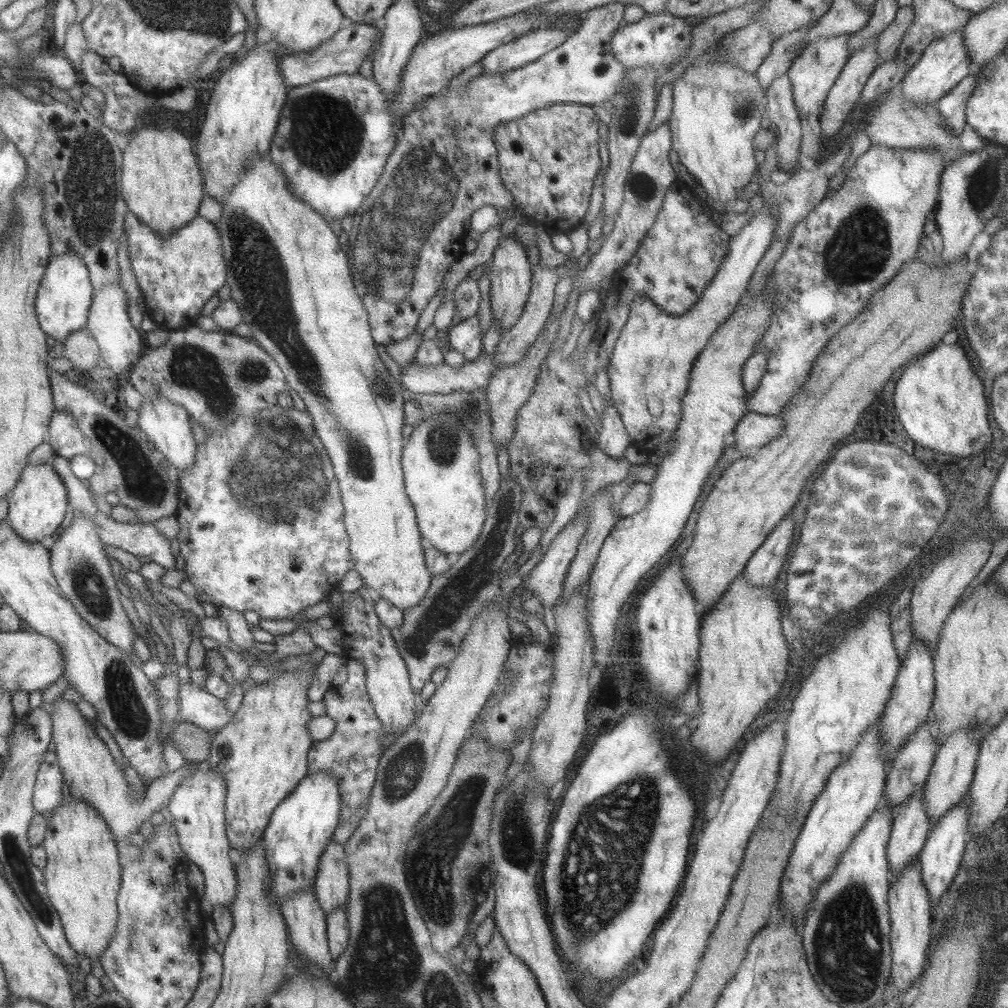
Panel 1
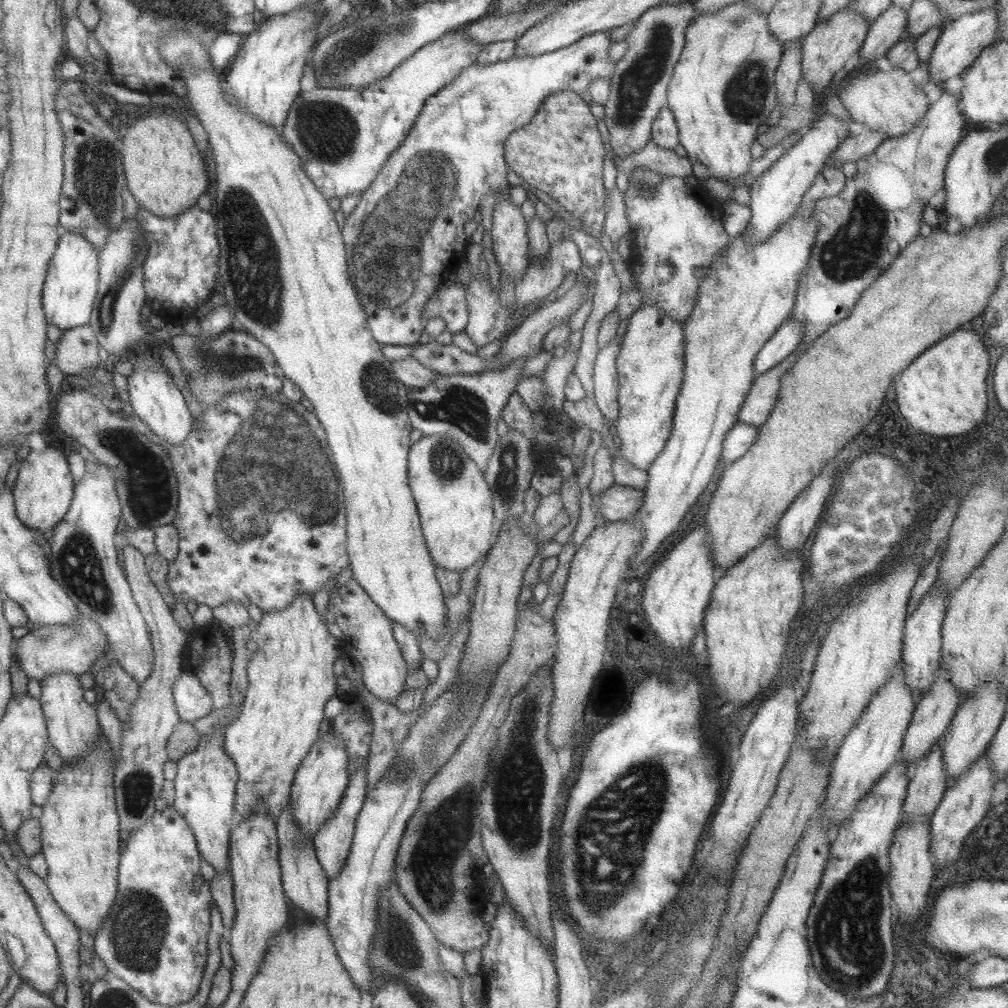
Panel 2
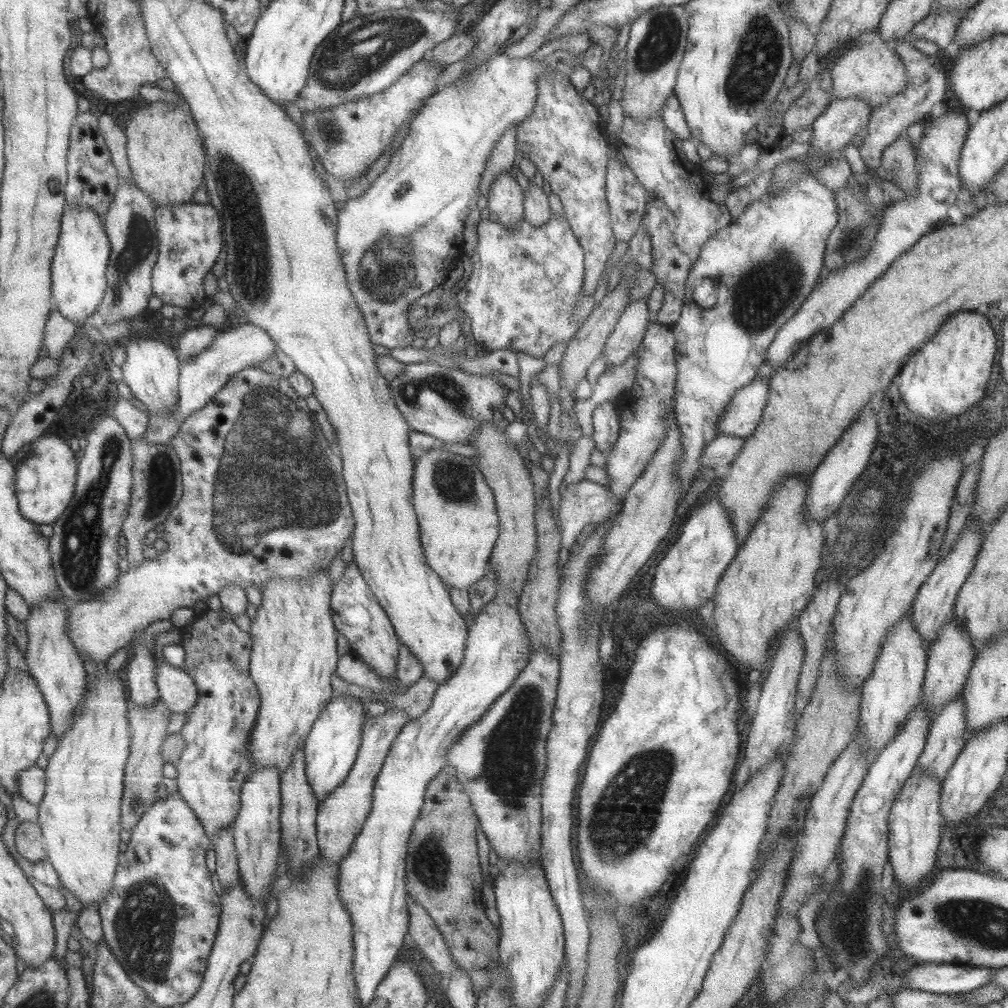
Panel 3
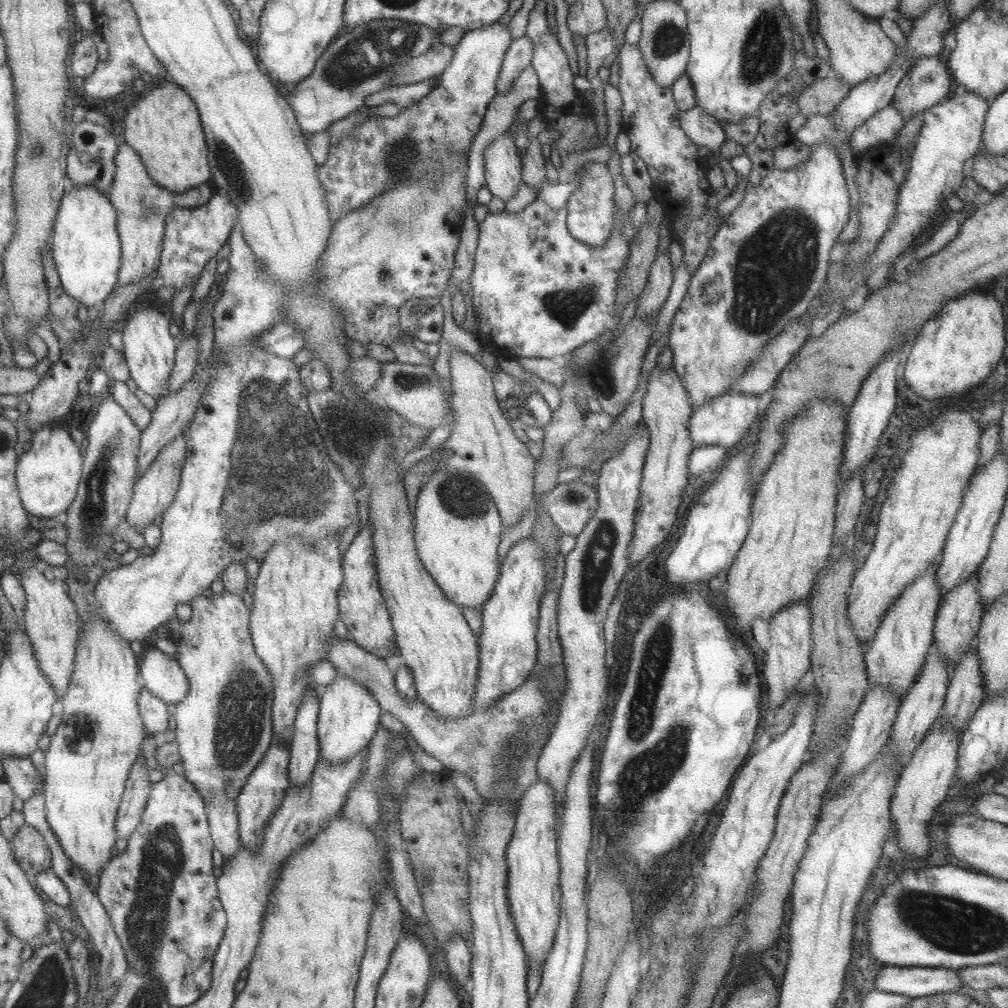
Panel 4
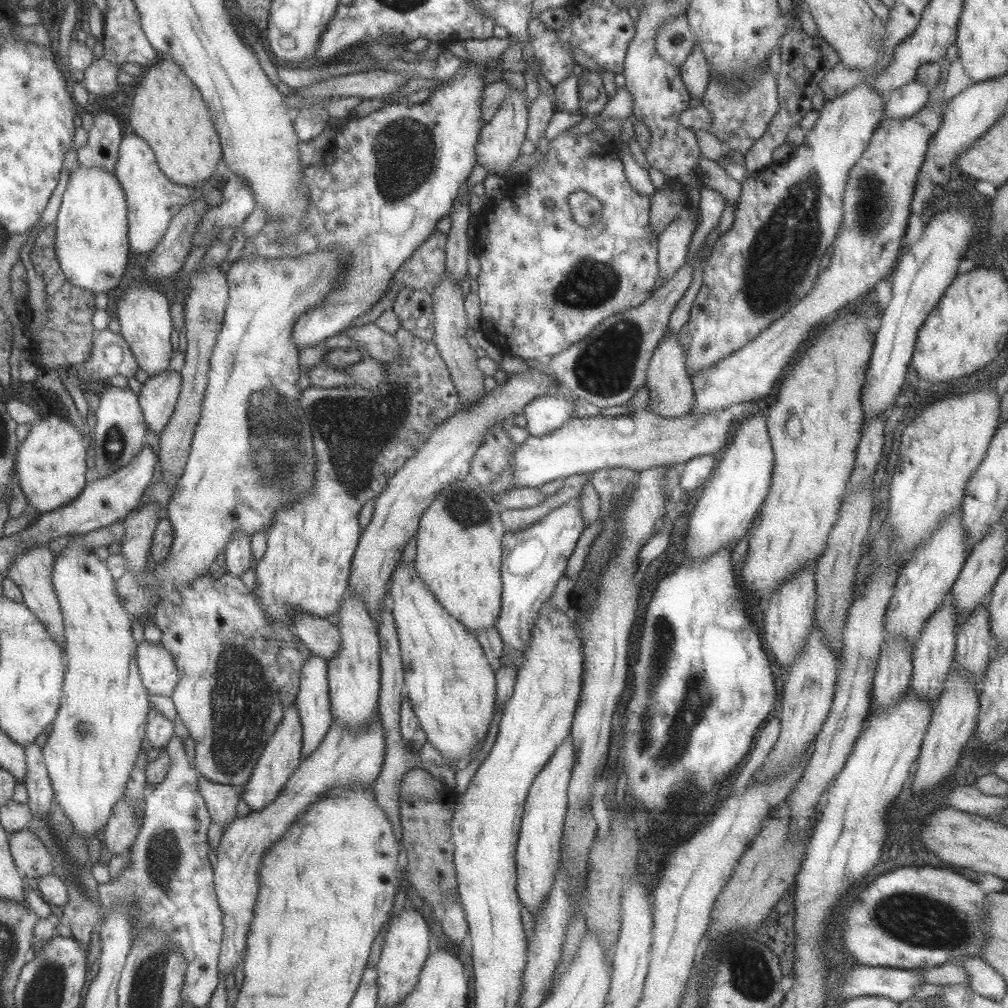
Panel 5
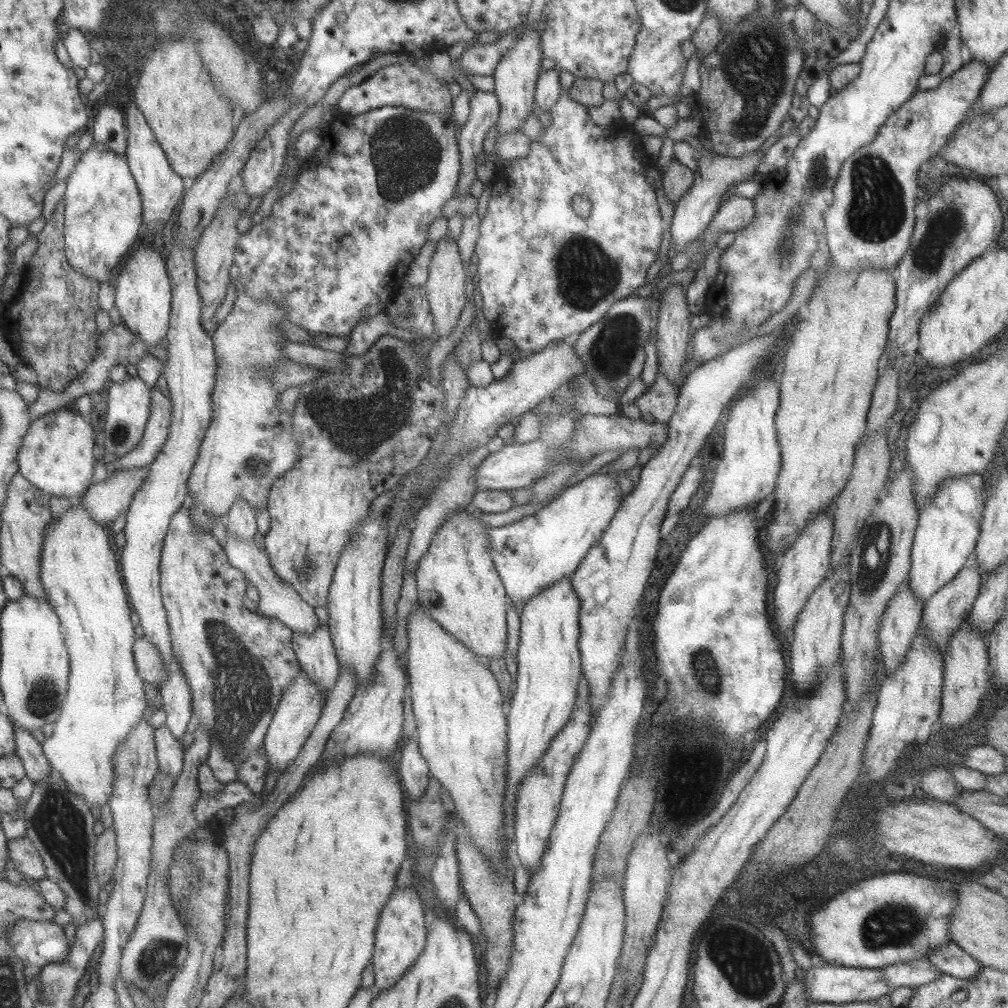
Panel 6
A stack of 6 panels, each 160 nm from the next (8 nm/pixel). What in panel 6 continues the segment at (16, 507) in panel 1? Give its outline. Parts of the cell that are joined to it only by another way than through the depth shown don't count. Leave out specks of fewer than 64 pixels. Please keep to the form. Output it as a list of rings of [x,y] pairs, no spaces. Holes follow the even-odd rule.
[[[69,407],[49,412],[31,421],[18,450],[18,475],[25,477],[34,488],[47,496],[63,496],[71,499],[82,496],[93,478],[93,424],[95,419],[85,420]]]

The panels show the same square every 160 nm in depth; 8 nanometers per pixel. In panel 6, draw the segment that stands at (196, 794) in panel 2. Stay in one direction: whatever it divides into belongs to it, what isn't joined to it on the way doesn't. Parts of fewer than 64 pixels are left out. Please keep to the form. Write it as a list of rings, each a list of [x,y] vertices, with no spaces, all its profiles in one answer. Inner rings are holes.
[[[183,504],[175,514],[171,517],[168,524],[167,532],[163,536],[163,544],[160,550],[159,559],[159,588],[162,598],[162,605],[166,612],[166,622],[168,623],[168,631],[170,634],[170,644],[172,648],[173,662],[178,664],[184,679],[186,680],[188,691],[190,692],[190,711],[193,716],[197,718],[198,724],[206,728],[207,740],[209,741],[209,752],[206,756],[206,765],[212,770],[213,776],[224,784],[234,782],[237,776],[237,769],[240,764],[252,753],[262,748],[262,742],[269,728],[274,710],[280,701],[283,691],[294,681],[294,678],[300,673],[300,666],[296,659],[295,653],[292,649],[292,631],[283,626],[279,620],[275,618],[267,618],[261,616],[256,611],[250,612],[243,606],[245,595],[245,585],[247,584],[246,576],[231,566],[226,559],[224,549],[215,541],[210,531],[211,527],[200,528],[199,526],[192,526],[190,523],[190,516],[188,515],[188,507]]]

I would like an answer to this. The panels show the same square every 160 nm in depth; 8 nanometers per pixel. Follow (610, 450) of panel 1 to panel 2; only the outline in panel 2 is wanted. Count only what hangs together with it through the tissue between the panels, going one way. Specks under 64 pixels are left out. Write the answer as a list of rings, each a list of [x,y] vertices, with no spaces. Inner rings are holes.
[[[623,335],[621,339],[613,339],[603,349],[598,350],[592,373],[595,404],[601,415],[609,421],[616,421],[618,416],[615,358],[622,340]]]

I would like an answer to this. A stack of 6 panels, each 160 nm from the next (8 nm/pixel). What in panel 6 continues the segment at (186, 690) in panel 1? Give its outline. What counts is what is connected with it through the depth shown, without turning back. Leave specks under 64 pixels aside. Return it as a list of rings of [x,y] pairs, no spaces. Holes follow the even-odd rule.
[[[136,637],[132,651],[139,678],[151,686],[162,686],[168,679],[170,668],[164,667],[164,660],[157,648],[143,637]]]

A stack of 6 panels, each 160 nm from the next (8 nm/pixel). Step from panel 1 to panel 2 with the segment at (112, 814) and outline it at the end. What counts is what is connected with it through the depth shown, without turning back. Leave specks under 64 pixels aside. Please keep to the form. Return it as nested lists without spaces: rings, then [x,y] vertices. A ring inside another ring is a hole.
[[[52,672],[39,682],[41,695],[38,701],[45,717],[48,741],[50,746],[57,750],[64,764],[76,758],[83,758],[84,754],[96,744],[100,733],[95,709],[83,699],[81,695],[83,689],[77,677],[79,675],[70,672]]]

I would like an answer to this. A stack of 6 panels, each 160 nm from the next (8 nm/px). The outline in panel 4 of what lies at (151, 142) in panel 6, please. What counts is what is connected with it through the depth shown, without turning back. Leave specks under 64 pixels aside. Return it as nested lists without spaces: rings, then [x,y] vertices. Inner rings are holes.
[[[121,142],[114,156],[114,179],[106,197],[115,209],[115,230],[120,244],[120,265],[116,284],[136,284],[146,278],[152,268],[159,264],[164,235],[164,216],[171,207],[193,208],[204,205],[216,190],[210,183],[203,183],[176,194],[155,184],[141,164],[137,153],[127,144]]]

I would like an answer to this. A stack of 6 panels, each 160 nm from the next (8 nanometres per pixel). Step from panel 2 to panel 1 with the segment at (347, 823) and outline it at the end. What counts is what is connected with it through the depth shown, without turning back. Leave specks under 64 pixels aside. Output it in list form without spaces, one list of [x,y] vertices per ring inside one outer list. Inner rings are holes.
[[[333,838],[319,855],[313,891],[317,904],[327,916],[332,910],[346,902],[348,896],[348,870],[343,846],[337,845]]]

